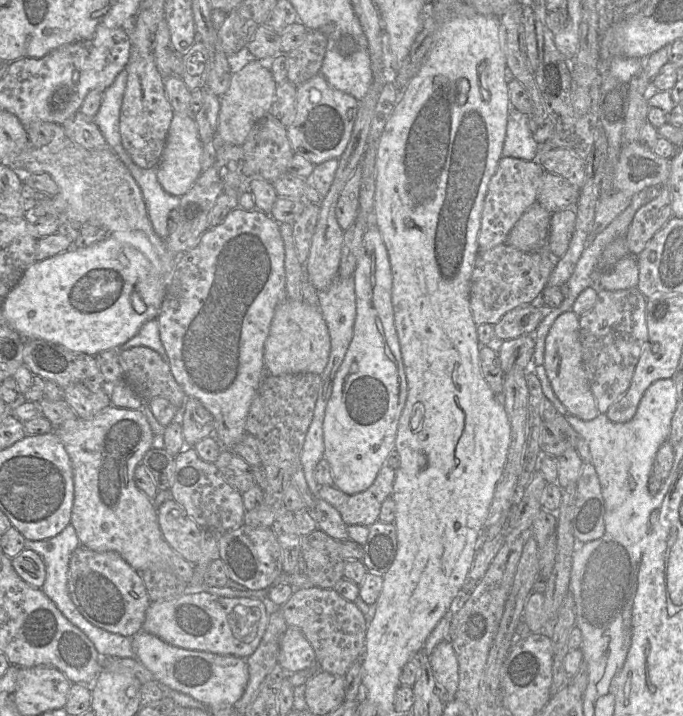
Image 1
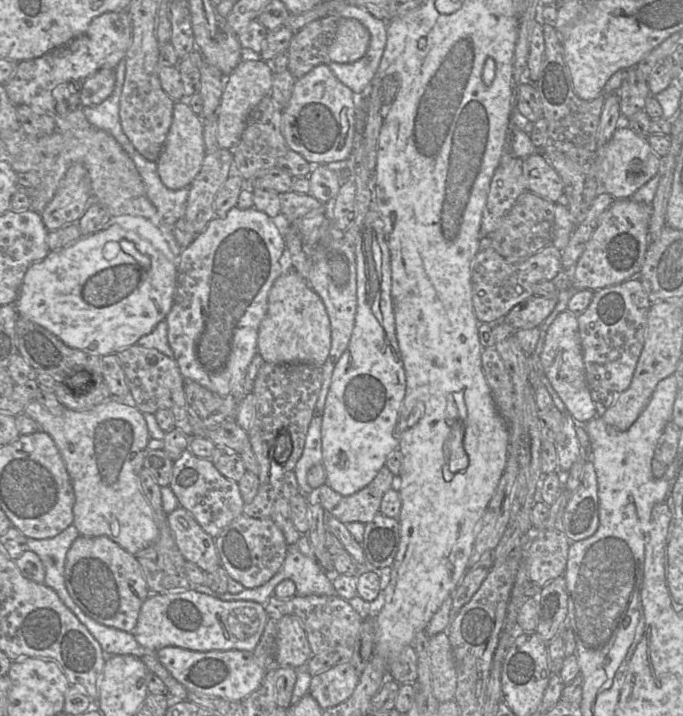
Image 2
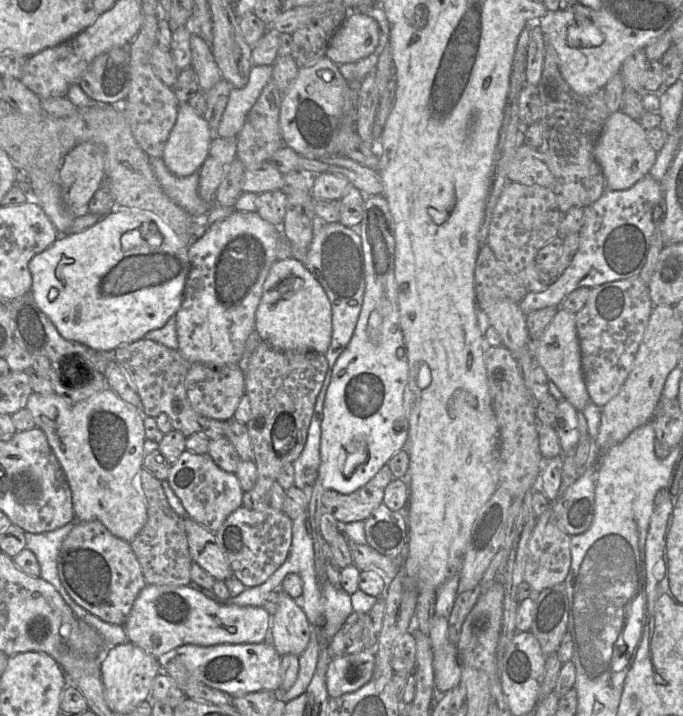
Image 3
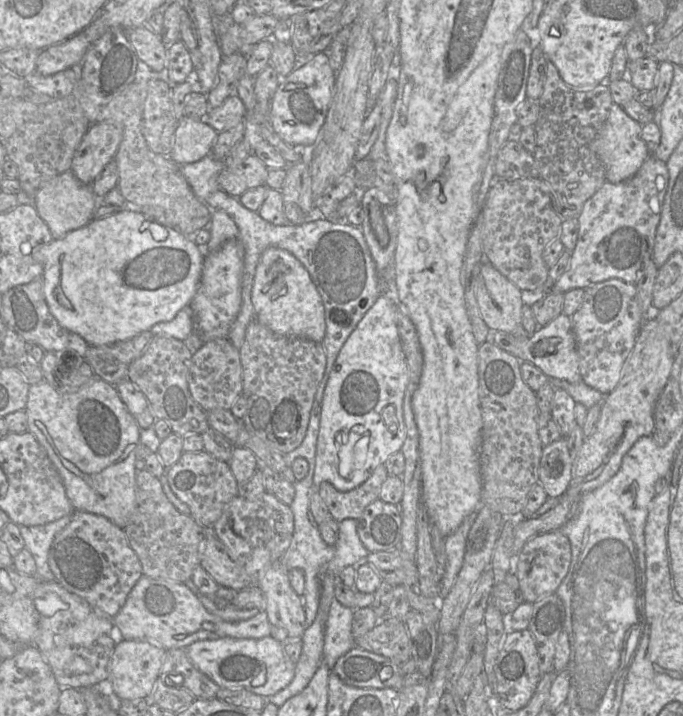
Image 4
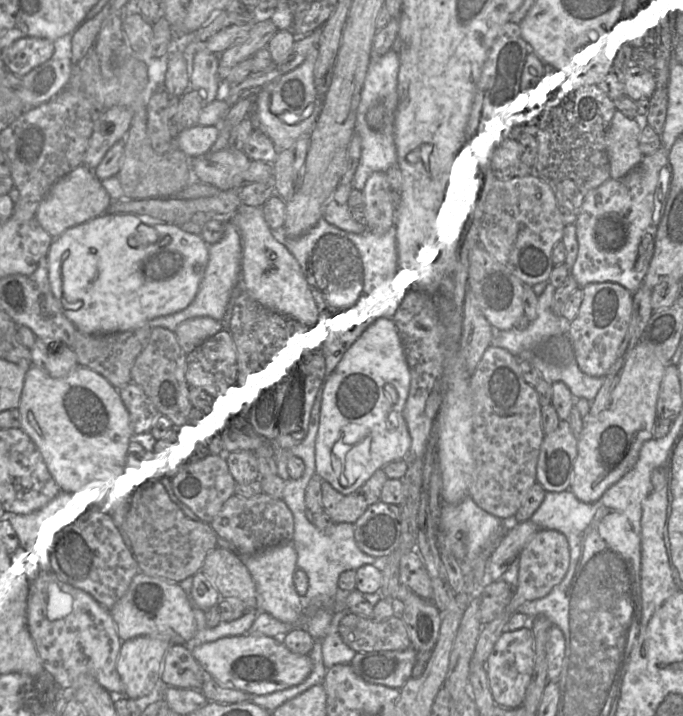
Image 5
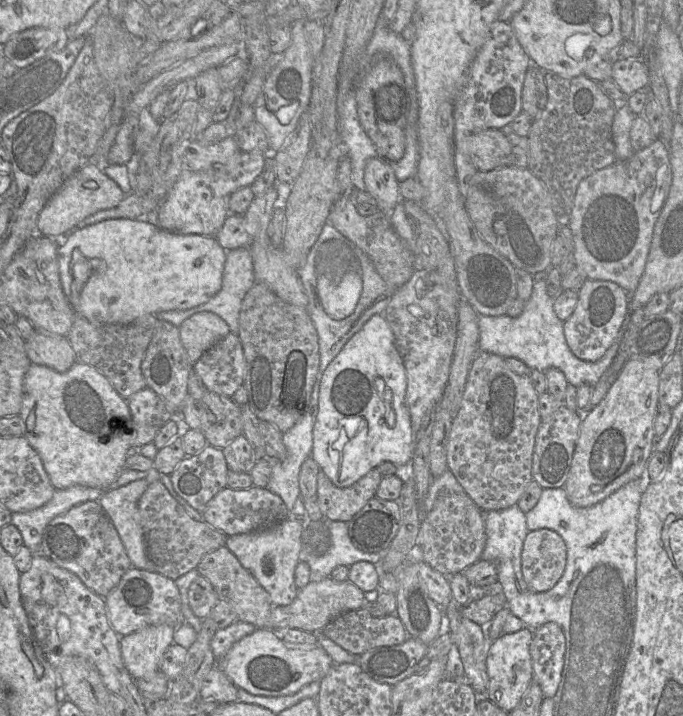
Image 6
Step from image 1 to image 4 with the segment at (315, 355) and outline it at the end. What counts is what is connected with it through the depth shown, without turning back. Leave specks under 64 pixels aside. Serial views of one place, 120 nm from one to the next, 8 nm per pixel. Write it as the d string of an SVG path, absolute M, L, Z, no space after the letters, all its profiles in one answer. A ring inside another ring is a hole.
M277 247L264 250L256 267L251 301L254 319L273 332L323 341L326 324L321 296L306 268L290 252Z

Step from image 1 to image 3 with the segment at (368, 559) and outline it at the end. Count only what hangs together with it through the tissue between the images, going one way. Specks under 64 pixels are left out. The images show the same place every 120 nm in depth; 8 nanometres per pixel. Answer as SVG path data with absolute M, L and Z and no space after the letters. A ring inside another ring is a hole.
M381 503L364 521L367 544L391 559L404 556L407 545L407 519L404 512L391 511Z

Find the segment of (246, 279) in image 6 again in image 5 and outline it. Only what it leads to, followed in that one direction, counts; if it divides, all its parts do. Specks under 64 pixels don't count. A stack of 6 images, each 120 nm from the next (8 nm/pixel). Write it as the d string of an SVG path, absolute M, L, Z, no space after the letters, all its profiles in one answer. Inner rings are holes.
M230 221L225 223L223 237L209 246L209 262L204 272L198 293L193 303L183 312L153 319L148 324L152 327L163 327L175 332L187 320L198 317L210 317L228 327L232 317L235 299L245 293L245 284L241 278L242 243L237 227Z

